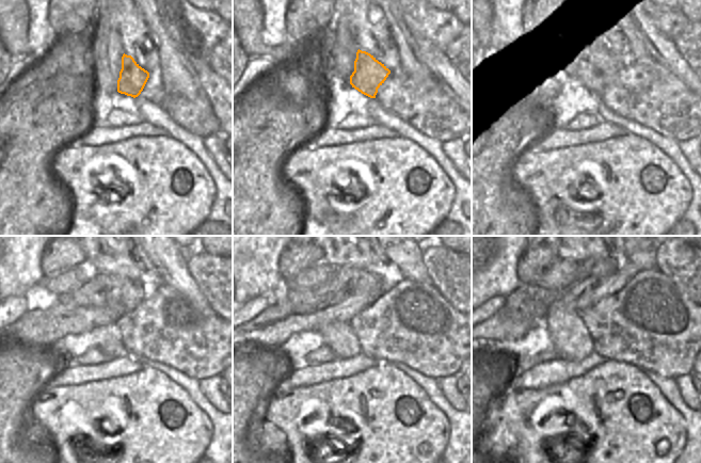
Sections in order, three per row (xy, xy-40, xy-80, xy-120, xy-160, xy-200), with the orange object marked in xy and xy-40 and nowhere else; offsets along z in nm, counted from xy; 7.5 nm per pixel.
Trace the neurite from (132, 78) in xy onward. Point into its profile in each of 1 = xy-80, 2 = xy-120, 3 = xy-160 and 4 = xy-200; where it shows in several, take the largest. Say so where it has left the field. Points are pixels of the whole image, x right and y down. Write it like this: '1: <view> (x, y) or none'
1: xy-80 (602, 64)
2: xy-120 (124, 293)
3: xy-160 (366, 287)
4: xy-200 (594, 267)

